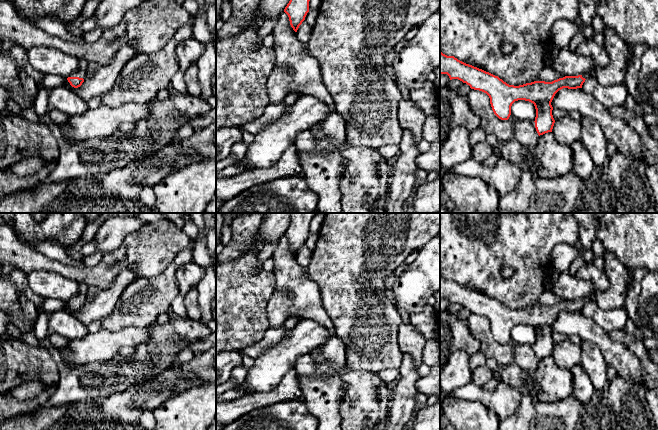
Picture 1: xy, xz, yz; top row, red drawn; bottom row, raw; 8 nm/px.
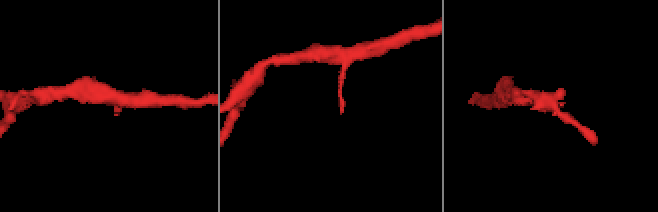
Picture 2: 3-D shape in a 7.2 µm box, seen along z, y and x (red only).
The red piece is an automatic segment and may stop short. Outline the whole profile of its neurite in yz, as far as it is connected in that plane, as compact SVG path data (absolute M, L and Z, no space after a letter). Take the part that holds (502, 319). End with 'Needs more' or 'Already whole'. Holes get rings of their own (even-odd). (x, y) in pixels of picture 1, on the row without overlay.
M440 276L440 299L447 298L458 303L471 313L486 317L494 338L501 344L508 344L511 330L515 325L525 324L534 328L536 333L535 352L538 359L552 356L555 344L551 326L555 318L563 313L582 312L586 303L596 302L597 291L578 300L565 300L552 306L534 305L519 310L509 309L489 296L466 288L454 280Z. Needs more

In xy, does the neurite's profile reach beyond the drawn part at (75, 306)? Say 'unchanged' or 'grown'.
grown

